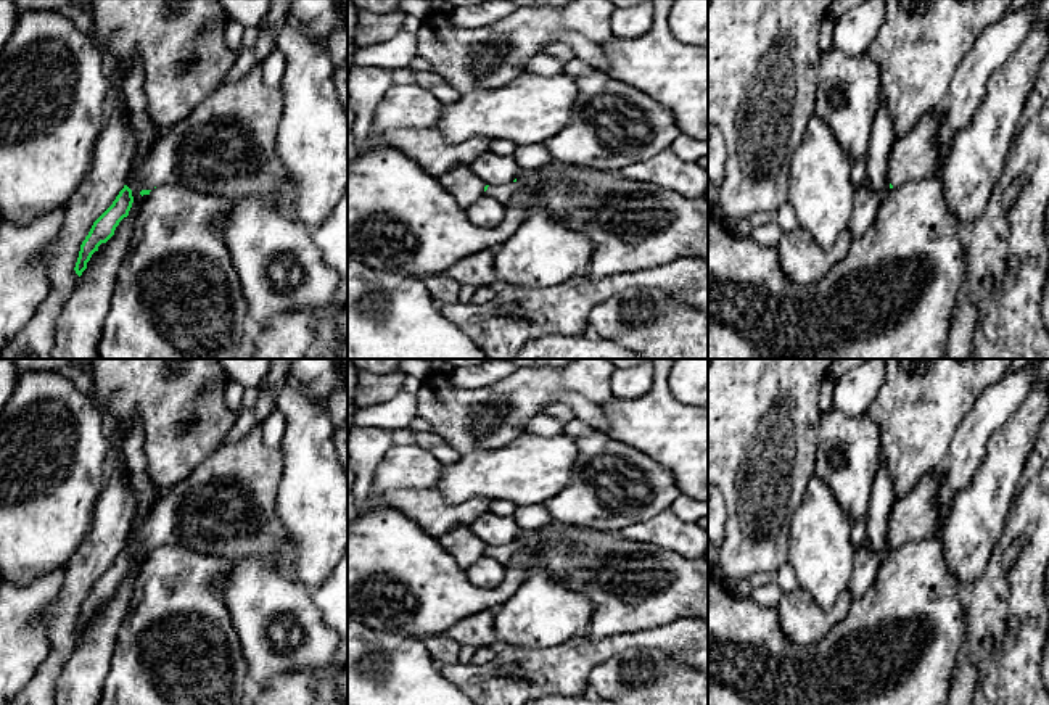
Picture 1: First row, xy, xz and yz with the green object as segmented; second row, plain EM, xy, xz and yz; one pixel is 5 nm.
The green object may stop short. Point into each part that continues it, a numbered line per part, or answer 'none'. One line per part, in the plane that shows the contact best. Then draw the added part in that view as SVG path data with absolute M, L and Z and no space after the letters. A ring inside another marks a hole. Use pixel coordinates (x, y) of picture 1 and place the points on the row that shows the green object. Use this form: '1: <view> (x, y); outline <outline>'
1: xz (633, 226); outline M562 163L521 172L515 182L489 185L484 195L508 206L523 187L533 188L537 195L534 211L545 211L590 240L592 258L586 272L590 278L600 280L615 274L644 270L682 256L708 259L708 201L705 198L689 200L653 183L629 180L619 171L608 172Z

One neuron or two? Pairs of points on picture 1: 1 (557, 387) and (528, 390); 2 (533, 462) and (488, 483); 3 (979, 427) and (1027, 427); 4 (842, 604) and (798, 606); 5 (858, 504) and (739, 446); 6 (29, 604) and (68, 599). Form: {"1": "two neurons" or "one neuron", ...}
{"1": "one neuron", "2": "one neuron", "3": "two neurons", "4": "one neuron", "5": "two neurons", "6": "two neurons"}

